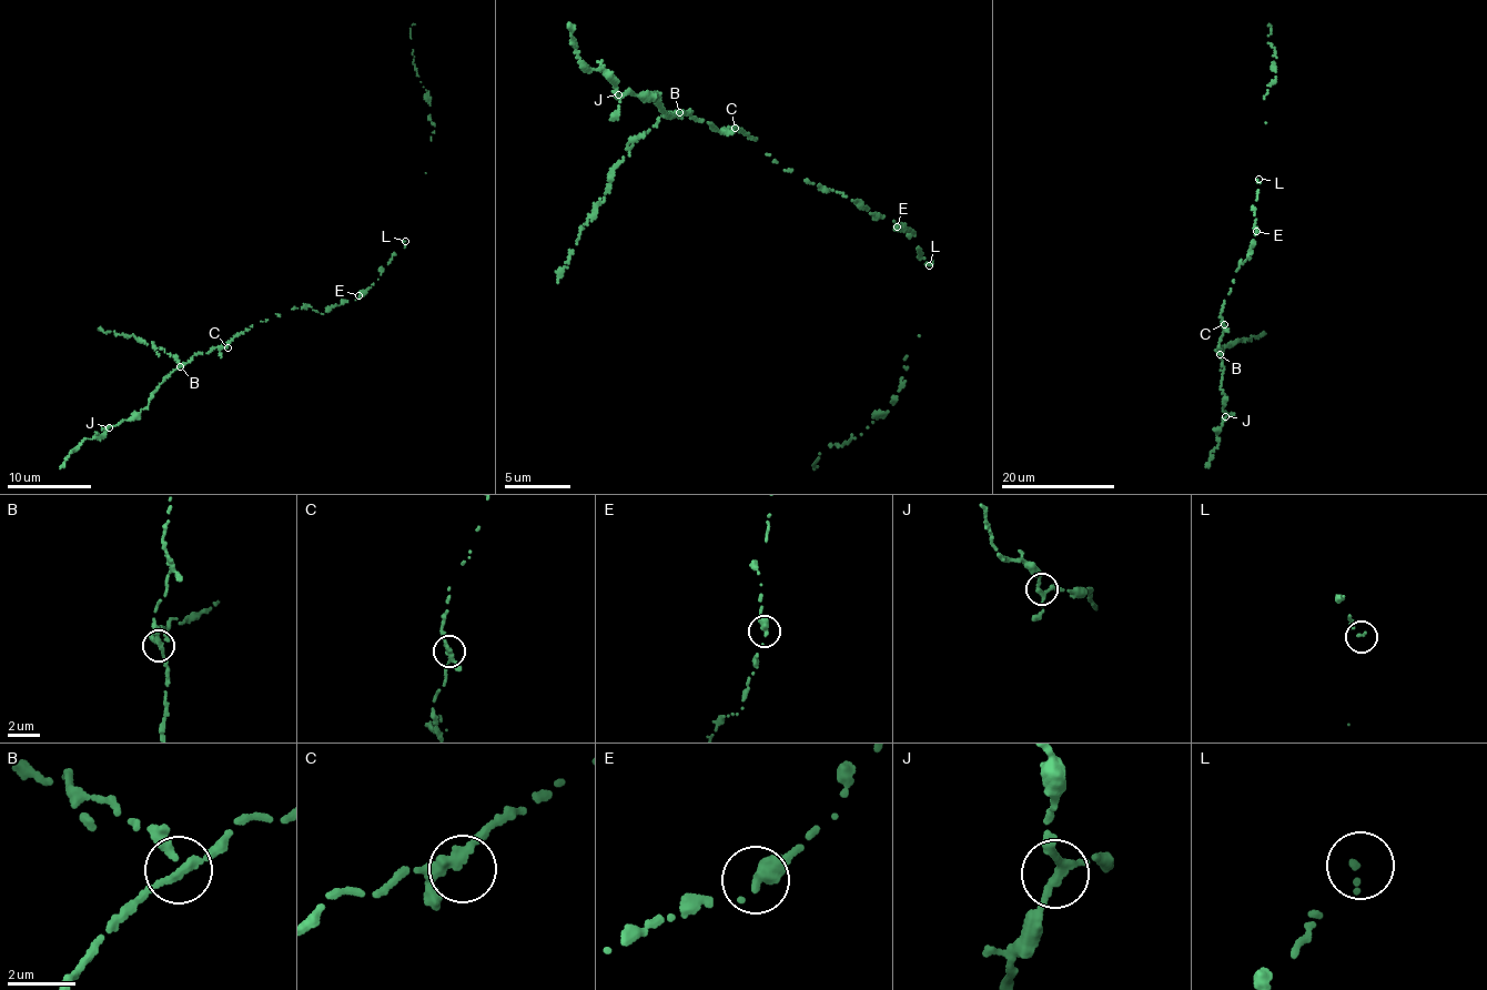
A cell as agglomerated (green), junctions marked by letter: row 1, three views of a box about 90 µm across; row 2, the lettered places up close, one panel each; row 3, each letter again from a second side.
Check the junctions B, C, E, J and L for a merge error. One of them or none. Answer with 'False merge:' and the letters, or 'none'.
False merge: B

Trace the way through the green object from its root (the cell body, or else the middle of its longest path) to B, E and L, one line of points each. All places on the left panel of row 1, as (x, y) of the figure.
B: (345, 300), (323, 314), (305, 306), (275, 314), (238, 333), (223, 345), (206, 353), (199, 352), (180, 366)
E: (345, 300), (360, 299), (360, 295)
L: (345, 300), (360, 299), (378, 280), (381, 268), (404, 248), (405, 241)

